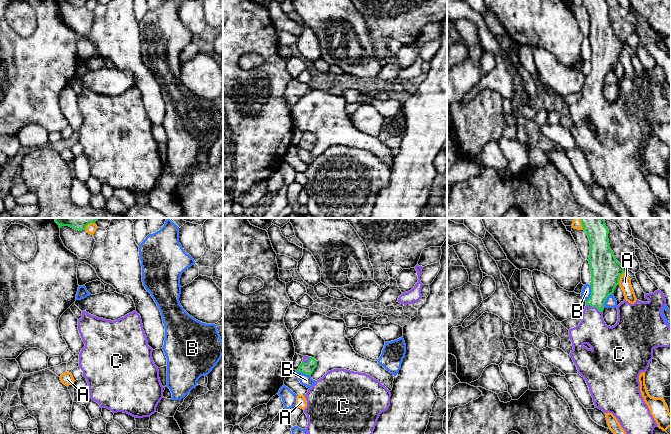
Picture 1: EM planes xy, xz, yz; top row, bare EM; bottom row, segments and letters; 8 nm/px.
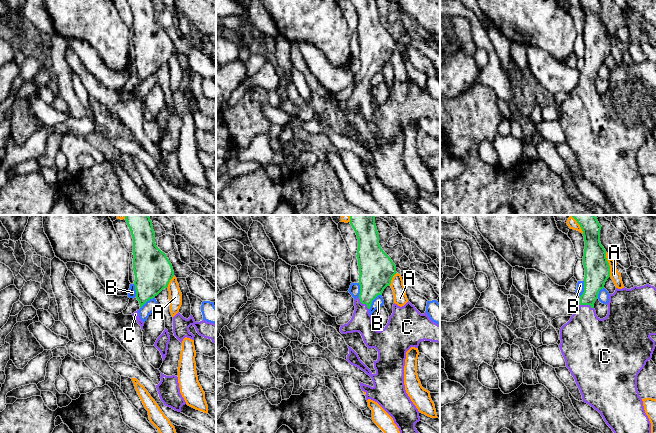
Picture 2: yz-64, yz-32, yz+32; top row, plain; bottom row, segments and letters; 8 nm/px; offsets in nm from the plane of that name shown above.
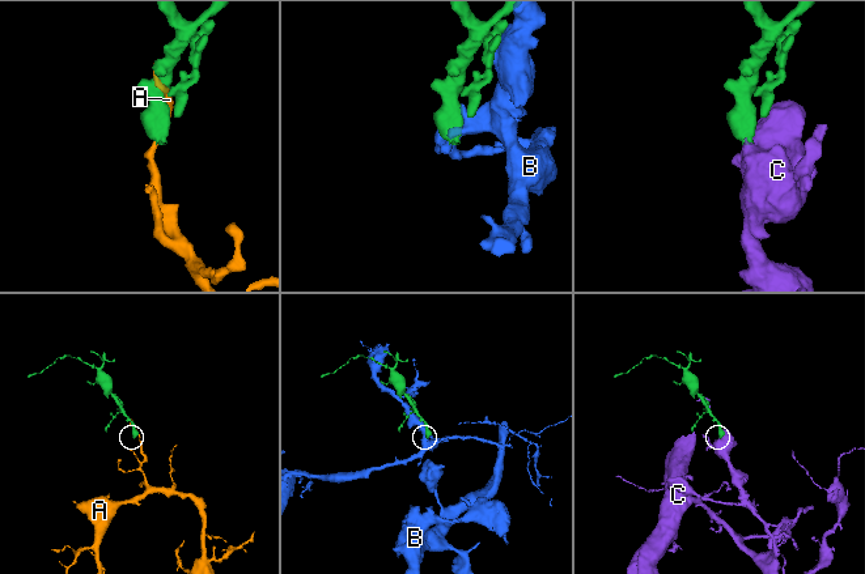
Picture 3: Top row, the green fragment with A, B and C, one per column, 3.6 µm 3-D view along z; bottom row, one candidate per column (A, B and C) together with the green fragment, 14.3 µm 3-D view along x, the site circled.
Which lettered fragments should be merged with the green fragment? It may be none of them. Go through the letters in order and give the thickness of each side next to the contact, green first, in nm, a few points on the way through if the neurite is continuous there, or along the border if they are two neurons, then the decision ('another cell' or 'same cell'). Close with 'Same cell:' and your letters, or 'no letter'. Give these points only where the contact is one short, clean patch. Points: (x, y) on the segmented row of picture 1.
A: calibres 240 and 100 nm; another cell
B: calibres 240 and 80 nm; another cell
C: calibres 220 and 240 nm; way yz (605, 277), (594, 306), (592, 330); same cell
Same cell: C

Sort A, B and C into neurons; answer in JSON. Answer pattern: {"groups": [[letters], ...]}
{"groups": [["A"], ["B"], ["C"]]}

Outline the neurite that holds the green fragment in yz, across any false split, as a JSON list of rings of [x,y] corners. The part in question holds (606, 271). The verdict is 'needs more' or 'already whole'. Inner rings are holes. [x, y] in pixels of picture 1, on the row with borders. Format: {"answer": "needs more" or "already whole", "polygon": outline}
{"answer": "needs more", "polygon": [[[580,218],[583,230],[590,241],[589,264],[591,271],[591,295],[586,301],[581,322],[569,329],[573,350],[570,353],[578,373],[586,380],[596,408],[612,413],[626,434],[653,434],[657,423],[640,392],[639,375],[646,372],[653,359],[653,350],[671,347],[671,328],[666,323],[662,308],[666,305],[664,294],[657,290],[645,293],[648,302],[636,300],[634,304],[624,299],[617,306],[618,321],[610,327],[603,319],[607,297],[619,285],[624,266],[615,258],[610,248],[603,218]]]}

